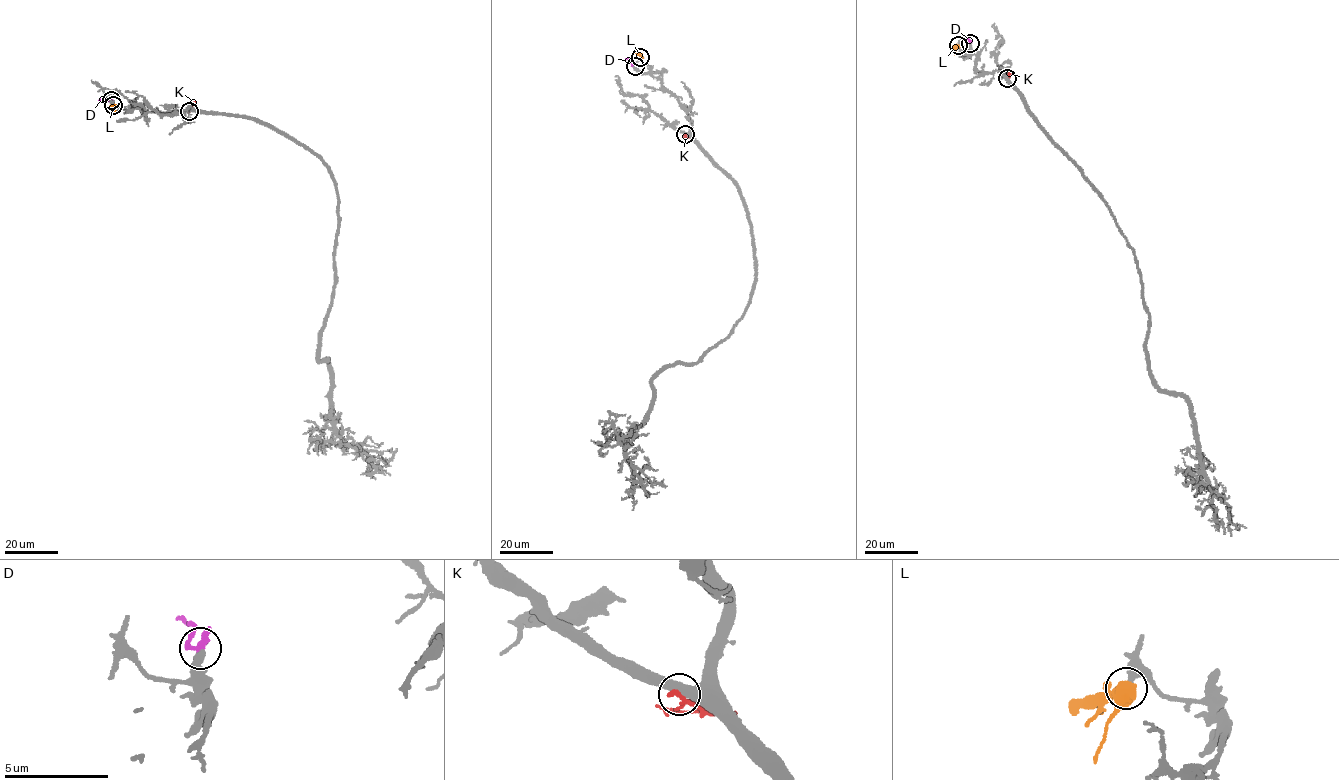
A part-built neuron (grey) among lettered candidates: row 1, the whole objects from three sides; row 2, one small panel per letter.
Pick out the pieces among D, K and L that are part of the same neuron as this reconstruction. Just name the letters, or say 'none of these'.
D

